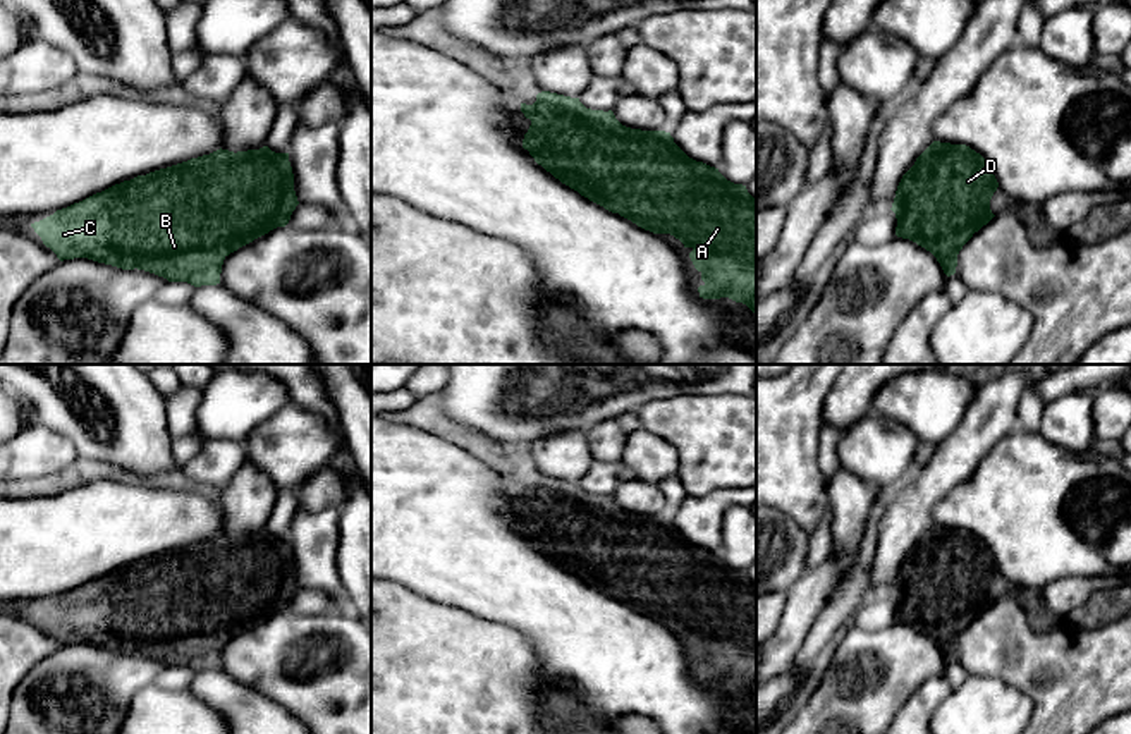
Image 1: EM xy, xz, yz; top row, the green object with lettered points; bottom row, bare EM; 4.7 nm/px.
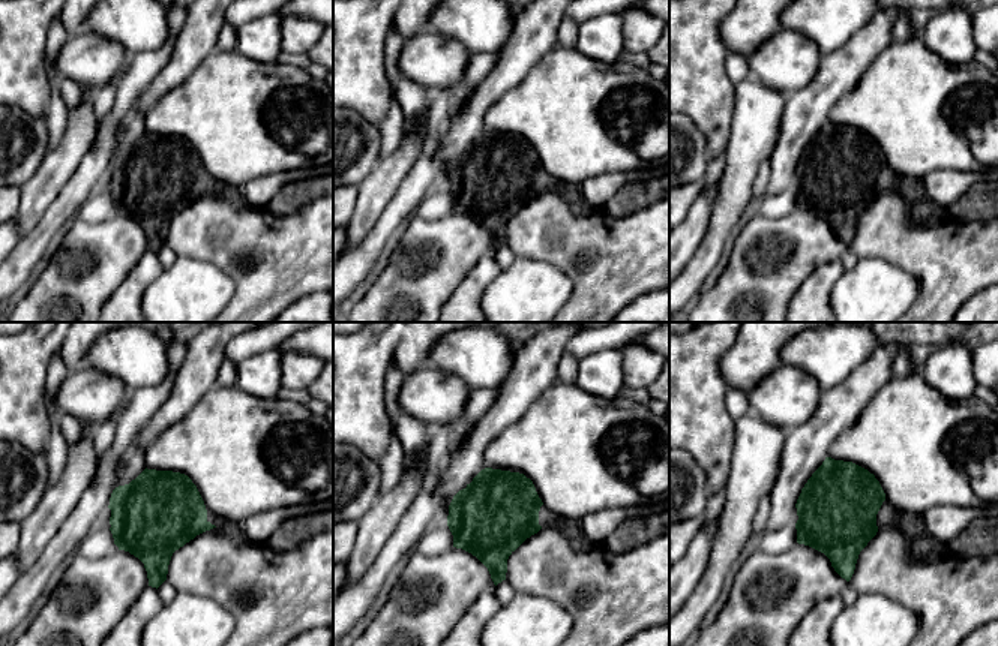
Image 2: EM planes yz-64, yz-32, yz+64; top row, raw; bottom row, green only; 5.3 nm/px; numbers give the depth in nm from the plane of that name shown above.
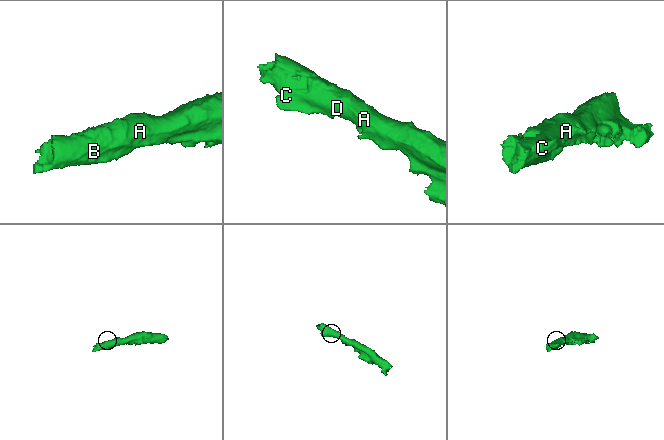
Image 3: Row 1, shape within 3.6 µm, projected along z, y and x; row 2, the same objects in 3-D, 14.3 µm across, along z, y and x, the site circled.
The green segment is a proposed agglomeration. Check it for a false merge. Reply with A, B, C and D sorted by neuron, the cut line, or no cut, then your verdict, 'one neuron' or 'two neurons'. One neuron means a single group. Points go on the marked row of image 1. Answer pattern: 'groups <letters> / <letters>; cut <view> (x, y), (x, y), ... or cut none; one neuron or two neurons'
groups A B C D; cut none; one neuron

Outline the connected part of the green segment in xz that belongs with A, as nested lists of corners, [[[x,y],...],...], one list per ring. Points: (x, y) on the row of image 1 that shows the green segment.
[[[541,91],[533,105],[521,103],[521,112],[531,120],[523,148],[538,165],[581,196],[619,213],[638,227],[679,239],[684,248],[693,249],[689,258],[705,282],[698,287],[700,297],[729,297],[746,304],[756,315],[756,199],[746,186],[734,184],[718,168],[689,158],[674,143],[670,132],[626,127],[612,110],[586,108],[579,98]]]

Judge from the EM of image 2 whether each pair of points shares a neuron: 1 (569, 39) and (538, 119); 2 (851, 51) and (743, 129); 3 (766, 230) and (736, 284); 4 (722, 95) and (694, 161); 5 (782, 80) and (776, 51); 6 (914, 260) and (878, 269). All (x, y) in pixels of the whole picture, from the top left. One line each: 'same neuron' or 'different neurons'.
1: different neurons
2: different neurons
3: same neuron
4: different neurons
5: same neuron
6: different neurons

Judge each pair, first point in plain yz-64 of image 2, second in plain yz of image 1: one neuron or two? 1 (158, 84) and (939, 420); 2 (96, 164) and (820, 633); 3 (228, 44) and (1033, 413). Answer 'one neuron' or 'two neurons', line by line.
1: two neurons
2: one neuron
3: one neuron

